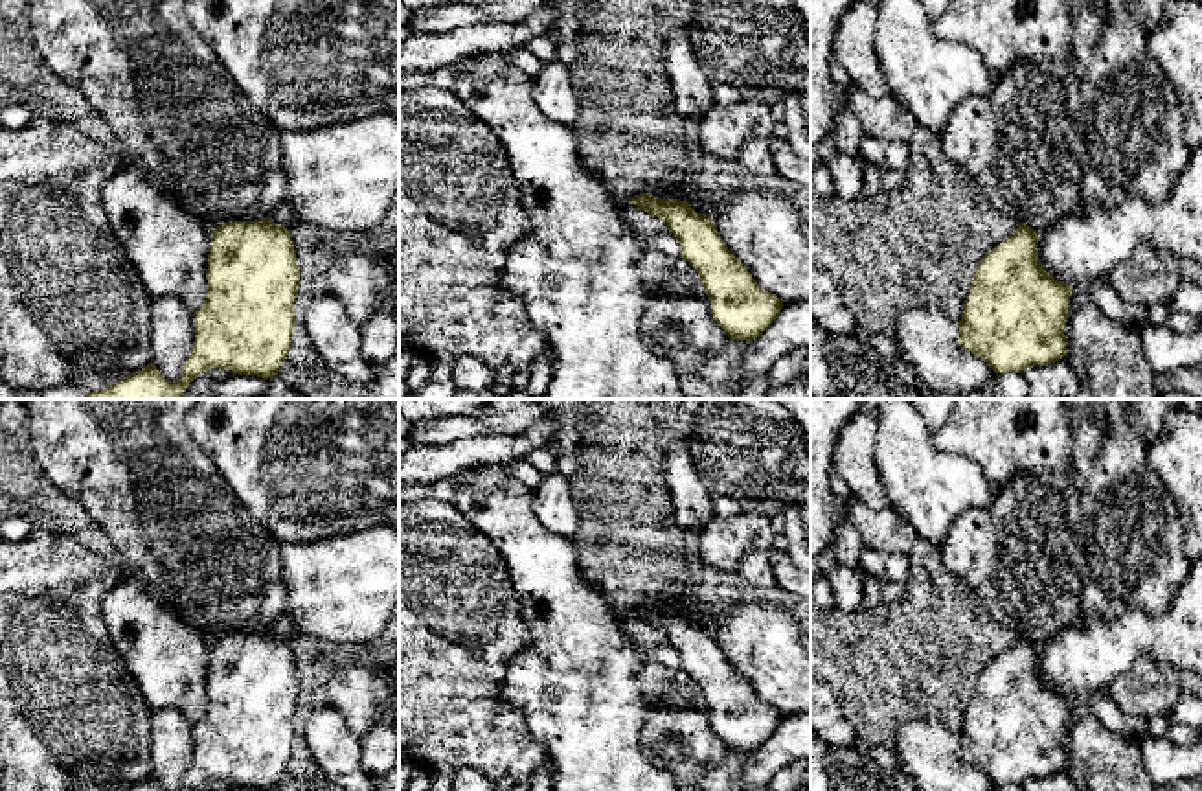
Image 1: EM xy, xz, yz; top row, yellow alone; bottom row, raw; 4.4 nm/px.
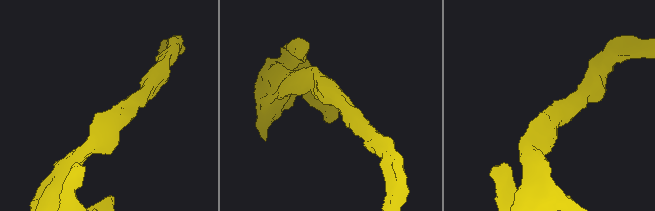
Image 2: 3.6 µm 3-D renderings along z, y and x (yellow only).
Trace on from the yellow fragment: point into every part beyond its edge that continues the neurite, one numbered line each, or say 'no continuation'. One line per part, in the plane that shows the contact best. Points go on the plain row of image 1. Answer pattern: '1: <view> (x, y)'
no continuation

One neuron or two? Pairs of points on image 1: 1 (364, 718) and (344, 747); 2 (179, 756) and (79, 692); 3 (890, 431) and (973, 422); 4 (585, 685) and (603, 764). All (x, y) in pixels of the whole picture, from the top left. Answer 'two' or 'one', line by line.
1: two
2: two
3: two
4: one

